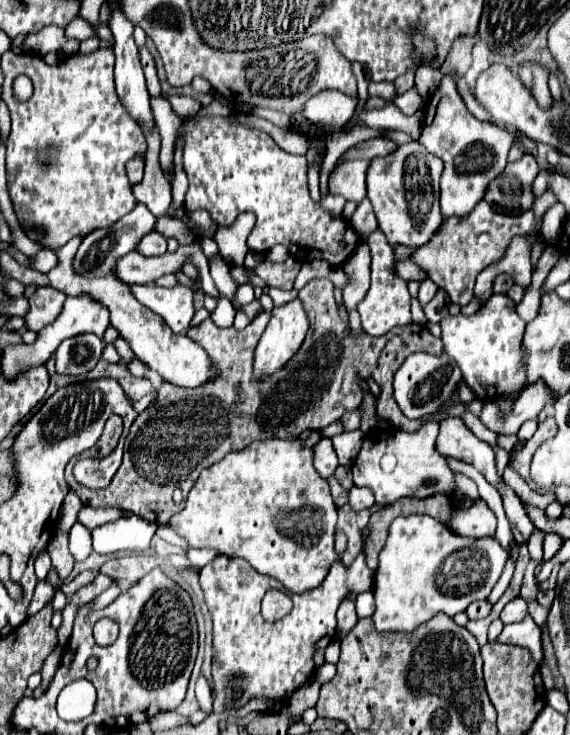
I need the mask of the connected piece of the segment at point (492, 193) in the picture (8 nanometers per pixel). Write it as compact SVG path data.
M524 153L524 157L508 165L486 191L486 201L494 207L502 207L506 213L522 213L532 207L532 181L540 167L536 157Z

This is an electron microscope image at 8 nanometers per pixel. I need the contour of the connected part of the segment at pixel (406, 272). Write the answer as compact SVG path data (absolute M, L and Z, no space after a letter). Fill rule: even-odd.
M404 259L404 261L396 261L396 263L394 263L394 275L402 277L404 281L408 281L408 279L416 279L416 281L422 281L422 279L426 277L426 273L424 273L424 271L420 271L418 267L414 267L414 265L410 263L410 259Z

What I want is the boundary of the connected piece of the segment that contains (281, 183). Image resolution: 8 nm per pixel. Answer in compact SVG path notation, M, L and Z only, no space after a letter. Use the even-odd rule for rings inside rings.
M226 117L186 121L184 131L183 169L190 181L184 207L188 211L202 207L220 225L232 225L240 213L252 211L256 225L248 237L248 249L254 253L282 243L298 261L326 259L330 265L346 261L358 243L358 233L346 219L330 215L310 199L304 155L286 153L266 131L234 125Z

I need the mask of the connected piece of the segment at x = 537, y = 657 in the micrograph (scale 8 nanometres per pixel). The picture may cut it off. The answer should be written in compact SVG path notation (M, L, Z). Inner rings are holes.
M530 617L520 621L520 623L512 623L512 625L504 625L498 641L500 643L514 643L514 645L522 645L526 649L530 649L532 657L536 663L542 663L542 639L540 639L542 631L536 623L530 623Z

